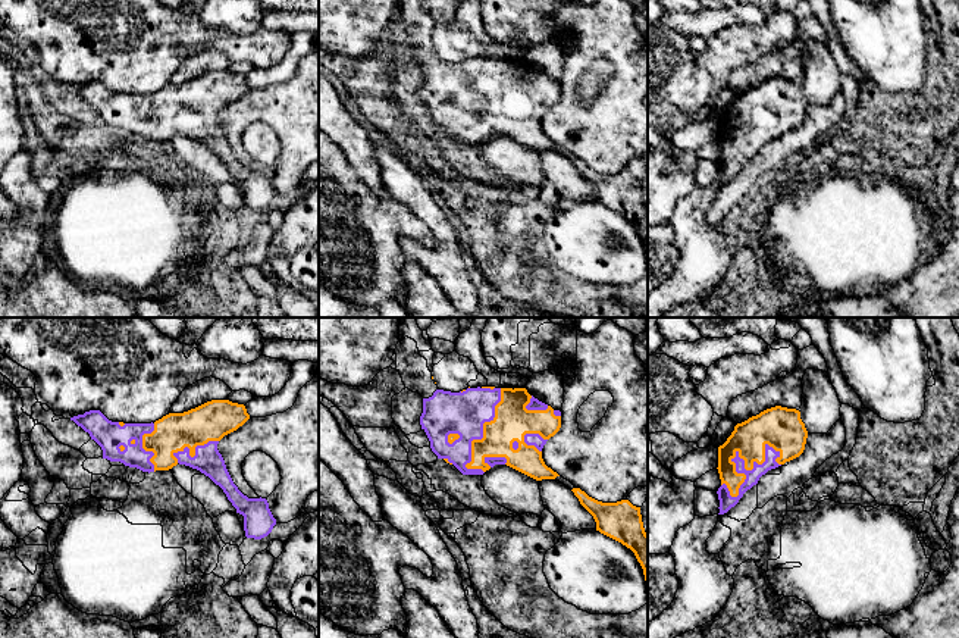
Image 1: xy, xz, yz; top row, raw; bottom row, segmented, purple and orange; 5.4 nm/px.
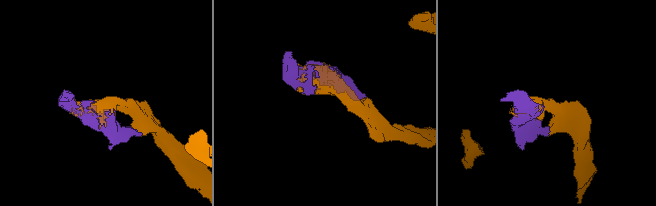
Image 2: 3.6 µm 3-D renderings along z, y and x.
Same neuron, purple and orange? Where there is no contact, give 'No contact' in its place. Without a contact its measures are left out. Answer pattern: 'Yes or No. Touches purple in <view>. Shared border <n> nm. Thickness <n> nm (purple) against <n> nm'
Yes. Touches purple in yz. Shared border 380 nm. Thickness 80 nm (purple) against 200 nm

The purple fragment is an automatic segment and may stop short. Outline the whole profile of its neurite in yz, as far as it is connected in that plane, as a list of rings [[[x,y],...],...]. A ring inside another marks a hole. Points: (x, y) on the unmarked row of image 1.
[[[775,76],[737,94],[718,118],[718,185],[734,178],[768,141],[799,128],[806,109],[808,101],[796,79]]]

